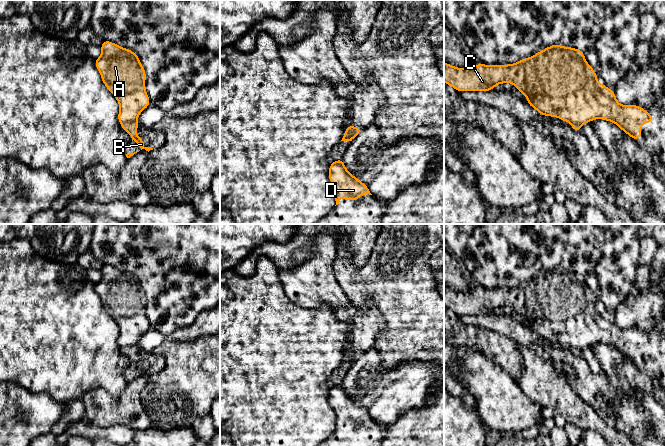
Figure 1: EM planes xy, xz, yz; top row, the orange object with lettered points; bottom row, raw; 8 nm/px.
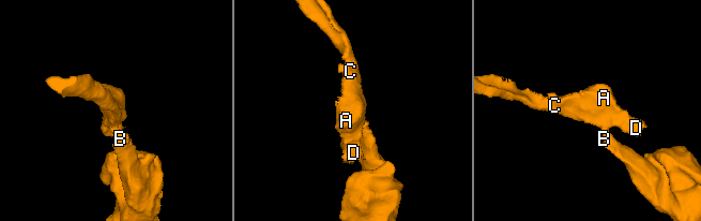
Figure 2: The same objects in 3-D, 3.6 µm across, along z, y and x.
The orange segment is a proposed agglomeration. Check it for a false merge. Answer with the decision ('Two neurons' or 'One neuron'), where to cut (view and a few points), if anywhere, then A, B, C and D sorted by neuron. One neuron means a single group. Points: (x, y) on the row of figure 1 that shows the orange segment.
Two neurons. Split along xy (135, 120), (121, 123). Groups: A C D / B

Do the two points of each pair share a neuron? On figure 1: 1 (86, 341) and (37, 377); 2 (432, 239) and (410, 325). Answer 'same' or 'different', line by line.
1: same
2: same

